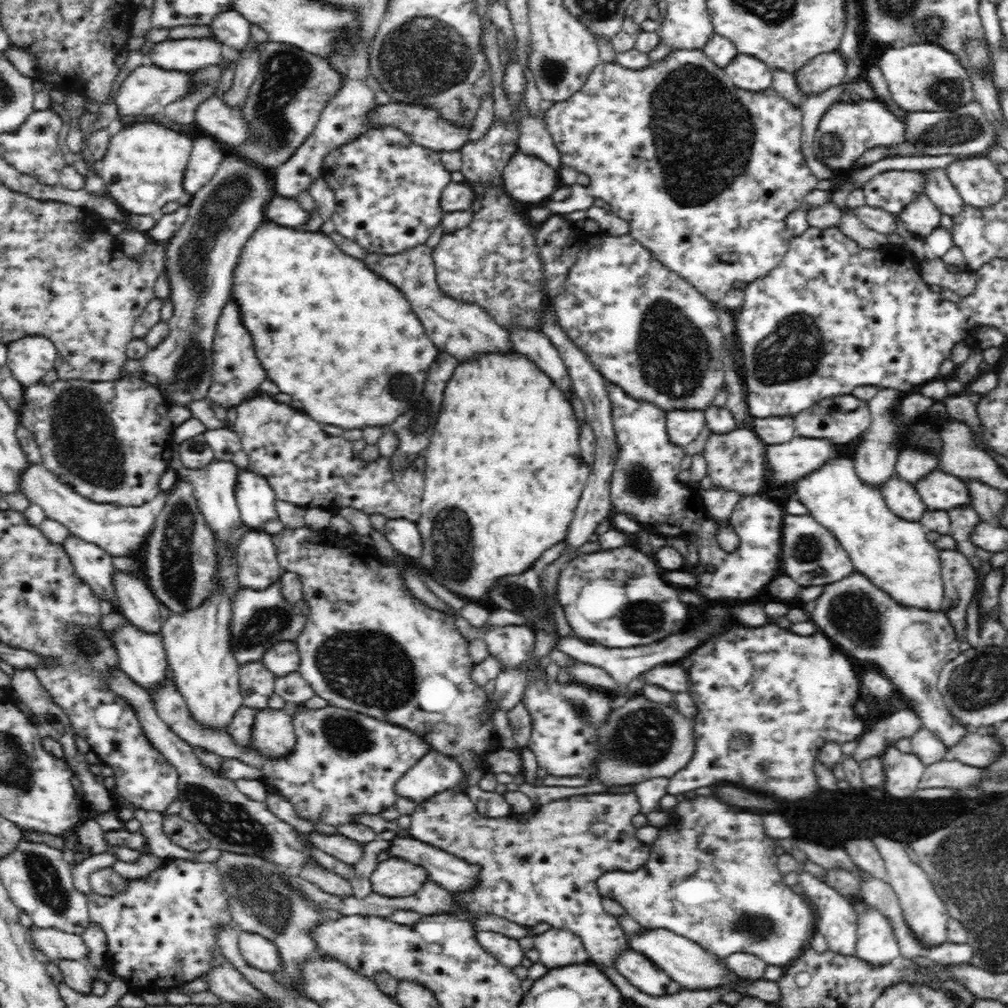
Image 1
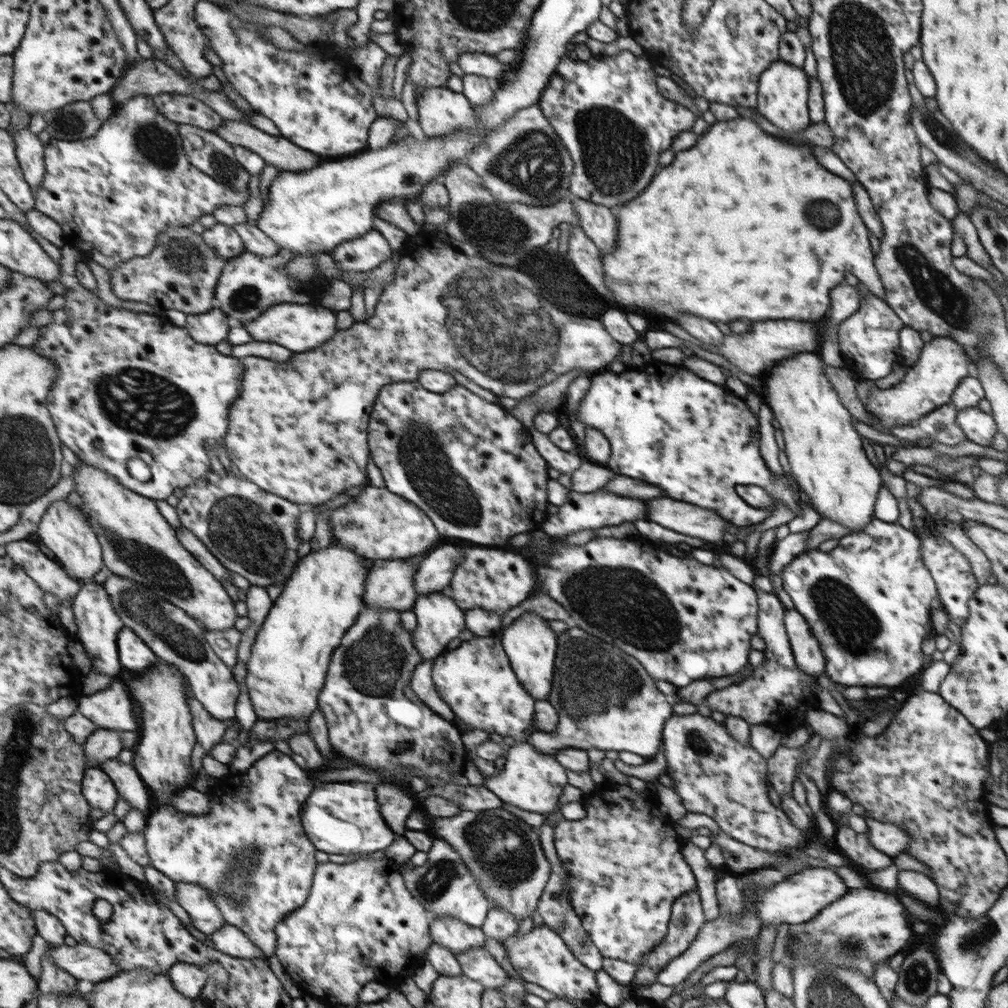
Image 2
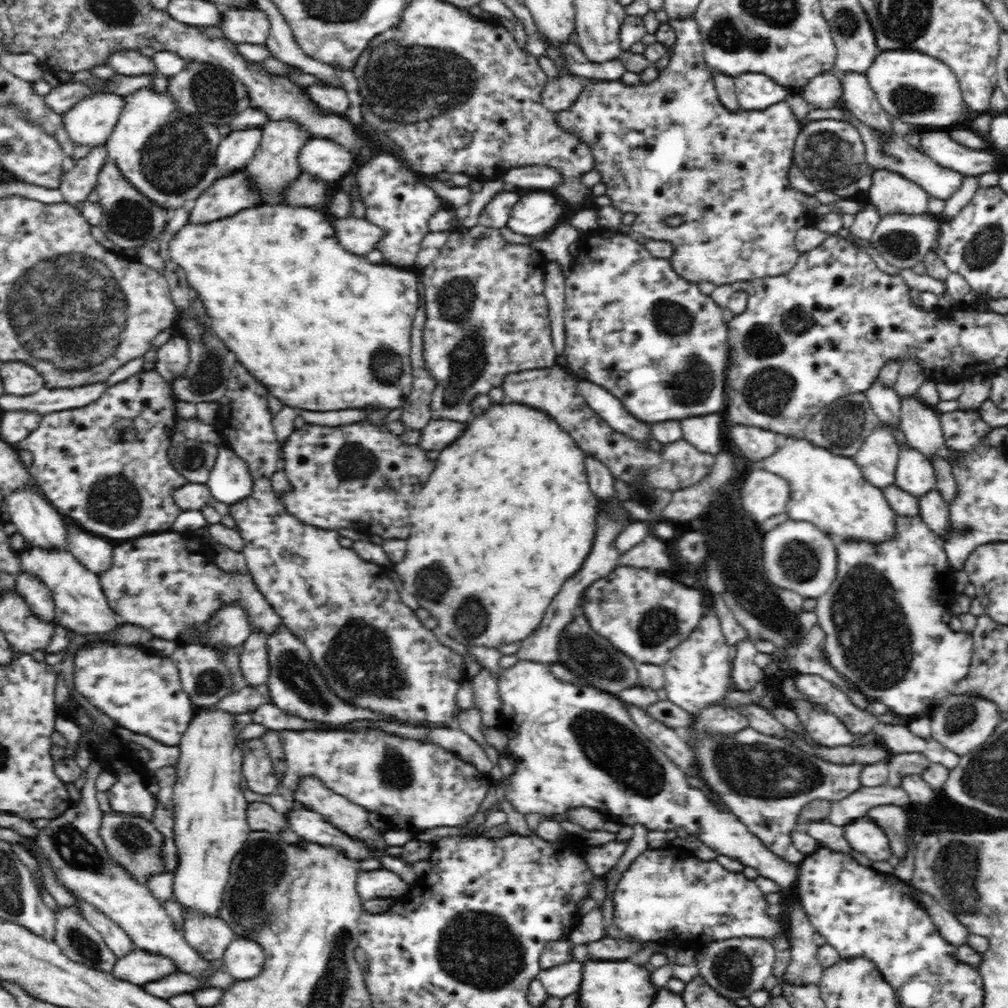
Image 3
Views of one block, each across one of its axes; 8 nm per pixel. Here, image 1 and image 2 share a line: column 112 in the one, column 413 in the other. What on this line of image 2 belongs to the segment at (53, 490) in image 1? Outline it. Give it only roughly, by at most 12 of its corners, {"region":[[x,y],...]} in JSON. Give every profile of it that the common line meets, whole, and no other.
{"region":[[385,487],[332,512],[336,542],[364,559],[436,546],[434,520]]}

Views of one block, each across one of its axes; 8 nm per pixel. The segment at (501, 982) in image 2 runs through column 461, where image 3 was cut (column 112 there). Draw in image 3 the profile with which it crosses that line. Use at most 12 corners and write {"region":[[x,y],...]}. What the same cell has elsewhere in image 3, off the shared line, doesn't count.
{"region":[[72,907],[55,912],[69,959],[112,974],[116,955]]}

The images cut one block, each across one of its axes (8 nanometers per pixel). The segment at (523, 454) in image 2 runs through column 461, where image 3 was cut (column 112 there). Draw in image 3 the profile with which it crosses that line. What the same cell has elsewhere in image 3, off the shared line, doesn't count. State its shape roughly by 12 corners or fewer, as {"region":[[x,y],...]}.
{"region":[[156,368],[50,411],[15,448],[98,537],[170,530],[187,481]]}

